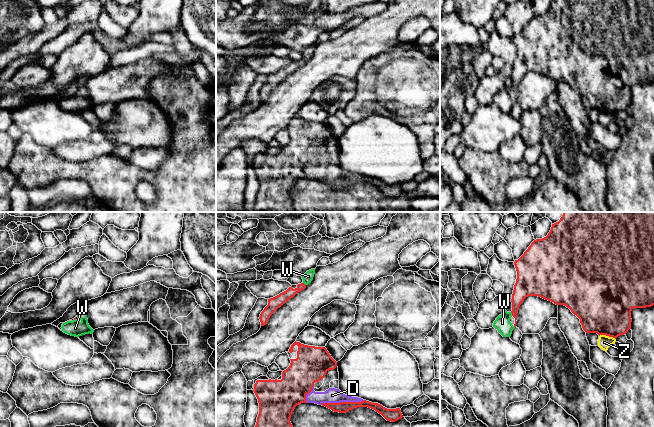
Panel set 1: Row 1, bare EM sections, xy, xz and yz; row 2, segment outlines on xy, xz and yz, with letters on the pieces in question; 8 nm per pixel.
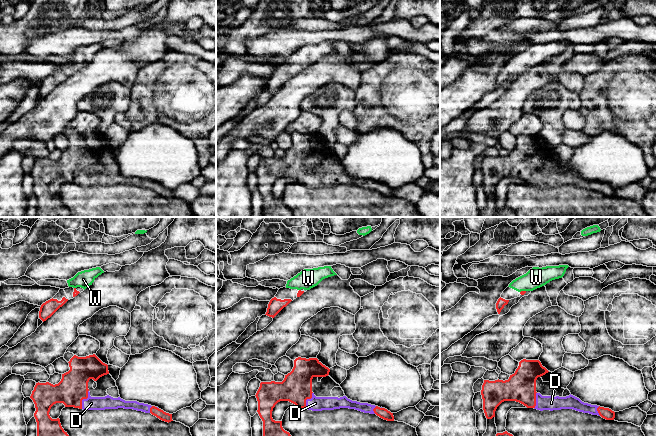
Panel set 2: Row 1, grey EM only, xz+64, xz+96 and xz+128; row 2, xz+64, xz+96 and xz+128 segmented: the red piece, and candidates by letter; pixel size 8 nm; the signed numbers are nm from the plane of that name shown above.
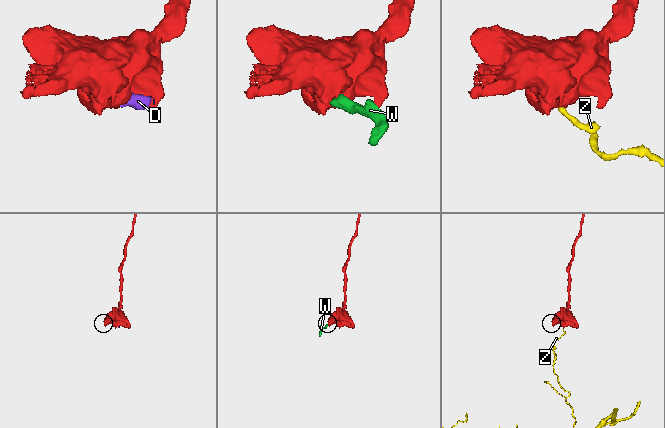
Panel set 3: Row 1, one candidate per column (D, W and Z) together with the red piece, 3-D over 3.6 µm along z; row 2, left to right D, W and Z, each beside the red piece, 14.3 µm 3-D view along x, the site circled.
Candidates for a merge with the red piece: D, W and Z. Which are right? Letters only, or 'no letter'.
D, W

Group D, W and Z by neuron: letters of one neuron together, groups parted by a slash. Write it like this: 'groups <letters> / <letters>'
groups D W / Z

